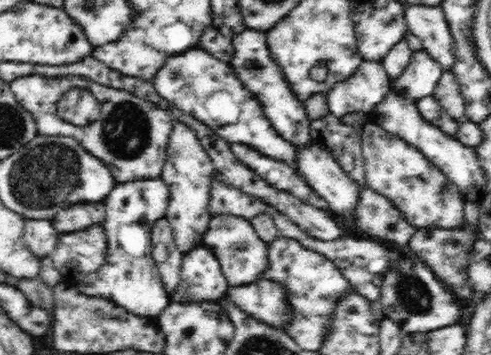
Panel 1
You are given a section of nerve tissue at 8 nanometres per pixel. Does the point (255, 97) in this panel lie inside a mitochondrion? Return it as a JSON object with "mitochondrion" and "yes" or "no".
{"mitochondrion":"no"}

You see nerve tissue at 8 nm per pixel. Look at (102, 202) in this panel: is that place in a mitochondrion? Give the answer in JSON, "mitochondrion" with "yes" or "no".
{"mitochondrion":"no"}

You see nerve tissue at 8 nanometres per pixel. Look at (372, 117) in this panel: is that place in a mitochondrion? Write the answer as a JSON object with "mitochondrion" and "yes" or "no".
{"mitochondrion":"no"}

